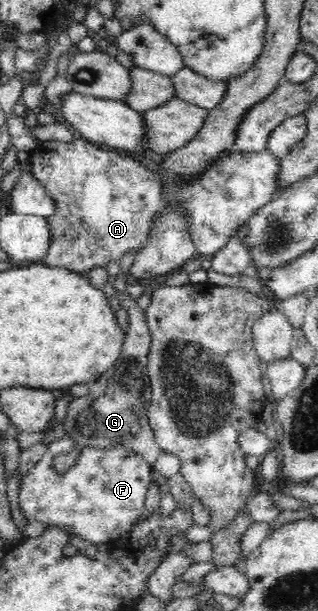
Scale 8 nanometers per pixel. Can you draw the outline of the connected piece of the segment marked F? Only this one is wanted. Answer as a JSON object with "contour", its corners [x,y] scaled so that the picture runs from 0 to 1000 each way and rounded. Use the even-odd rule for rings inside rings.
{"contour":[[[214,710],[148,728],[132,751],[66,784],[66,840],[82,849],[135,856],[148,866],[189,863],[283,889],[365,889],[431,856],[465,797],[500,784],[447,743],[390,730],[258,733],[236,761],[186,777],[164,766],[164,751],[233,733],[239,722]]]}

